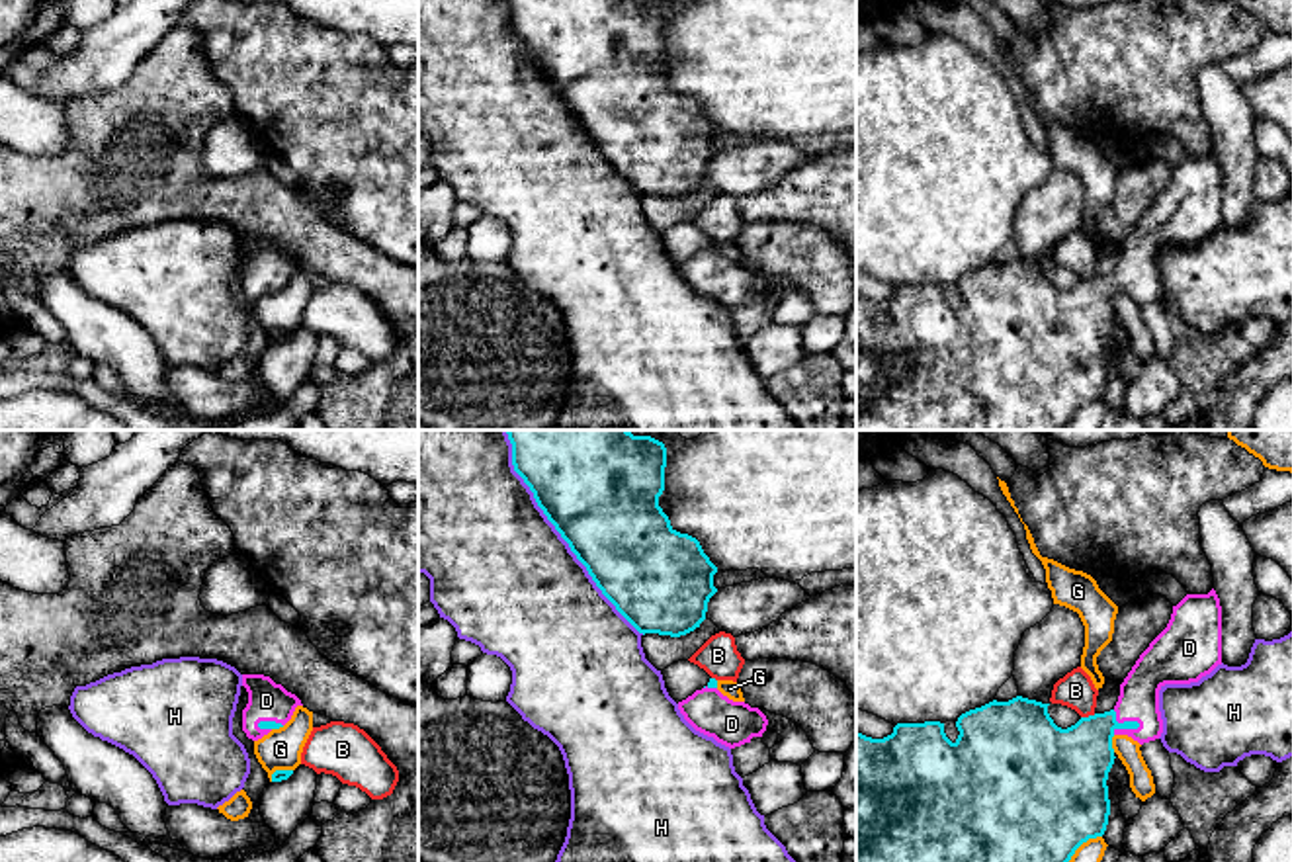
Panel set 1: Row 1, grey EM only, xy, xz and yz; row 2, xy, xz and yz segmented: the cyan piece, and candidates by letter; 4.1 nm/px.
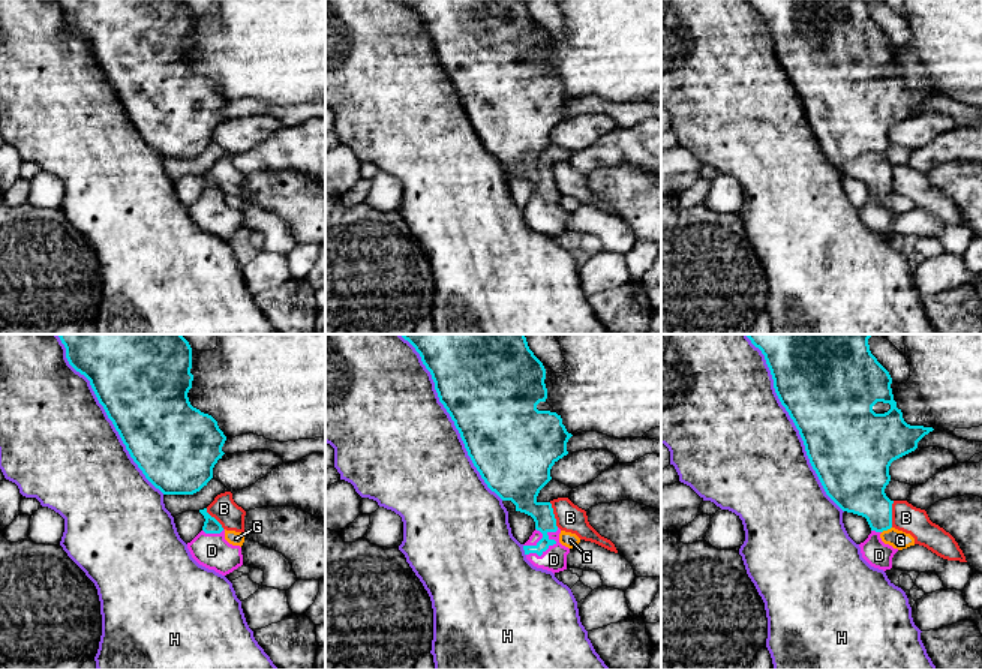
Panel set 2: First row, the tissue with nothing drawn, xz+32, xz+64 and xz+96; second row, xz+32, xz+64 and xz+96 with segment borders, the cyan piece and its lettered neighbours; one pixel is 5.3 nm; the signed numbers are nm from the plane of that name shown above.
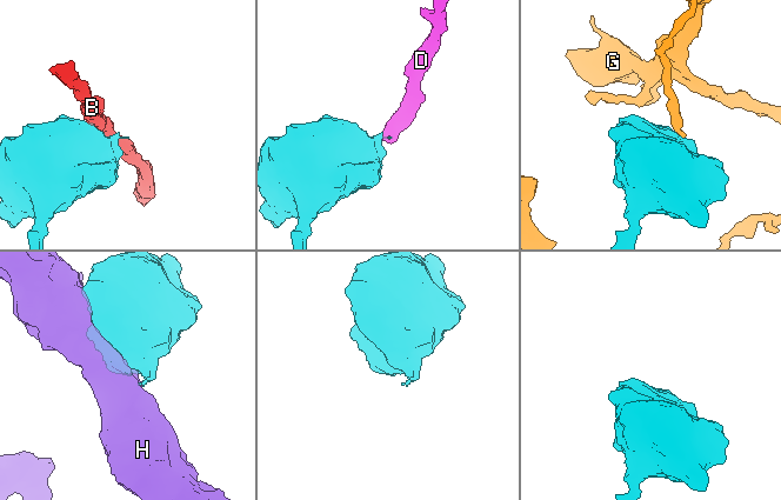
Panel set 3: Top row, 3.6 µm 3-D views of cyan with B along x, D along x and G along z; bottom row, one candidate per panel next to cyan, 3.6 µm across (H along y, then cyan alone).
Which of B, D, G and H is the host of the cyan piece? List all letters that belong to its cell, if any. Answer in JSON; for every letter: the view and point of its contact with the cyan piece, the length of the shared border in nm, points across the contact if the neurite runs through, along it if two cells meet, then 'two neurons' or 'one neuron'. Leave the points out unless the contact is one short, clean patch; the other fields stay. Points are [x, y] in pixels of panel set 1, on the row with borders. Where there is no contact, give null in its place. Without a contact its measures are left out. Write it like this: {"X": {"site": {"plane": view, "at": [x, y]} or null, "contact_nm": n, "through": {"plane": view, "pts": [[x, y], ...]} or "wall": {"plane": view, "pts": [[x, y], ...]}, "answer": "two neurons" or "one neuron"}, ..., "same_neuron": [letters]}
{"B": {"site": {"plane": "yz", "at": [1089, 716]}, "contact_nm": 70, "answer": "two neurons"}, "D": {"site": {"plane": "yz", "at": [1124, 722]}, "contact_nm": 140, "through": {"plane": "yz", "pts": [[1077, 759], [1115, 722], [1124, 722], [1138, 708], [1138, 700]]}, "answer": "one neuron"}, "G": {"site": {"plane": "yz", "at": [1111, 743]}, "contact_nm": 70, "answer": "two neurons"}, "H": {"site": {"plane": "xz", "at": [559, 532]}, "contact_nm": 1000, "answer": "two neurons"}, "same_neuron": ["D"]}

